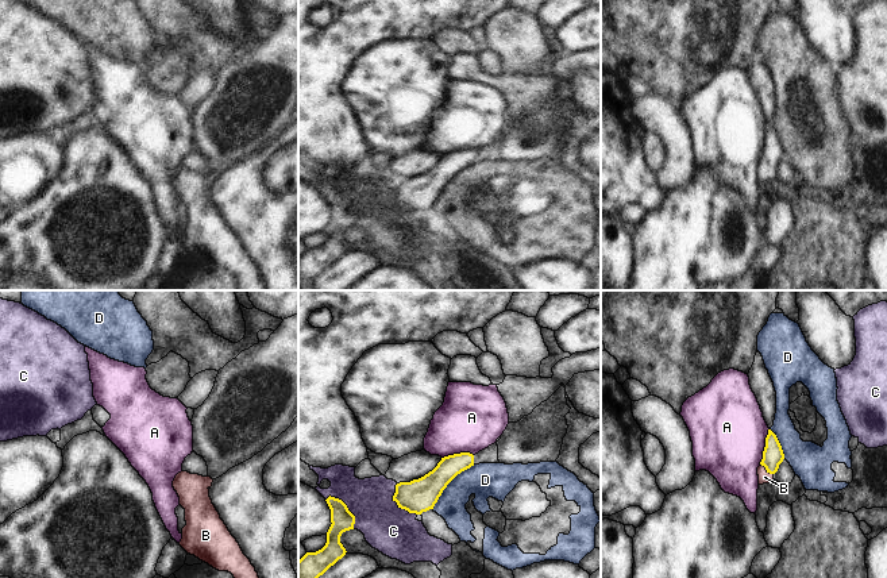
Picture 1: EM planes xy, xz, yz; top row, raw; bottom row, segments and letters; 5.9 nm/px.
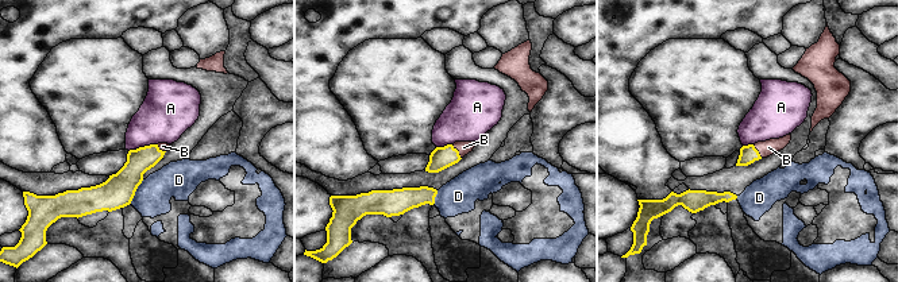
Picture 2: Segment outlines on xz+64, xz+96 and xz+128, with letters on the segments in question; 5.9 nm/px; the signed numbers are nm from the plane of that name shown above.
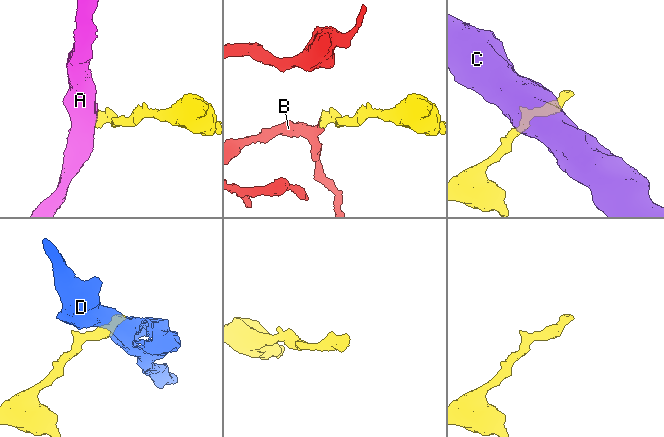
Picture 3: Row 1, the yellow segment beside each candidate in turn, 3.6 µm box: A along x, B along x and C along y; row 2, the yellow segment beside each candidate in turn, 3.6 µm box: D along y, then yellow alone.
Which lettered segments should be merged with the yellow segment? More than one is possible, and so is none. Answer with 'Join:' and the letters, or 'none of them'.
Join: B

